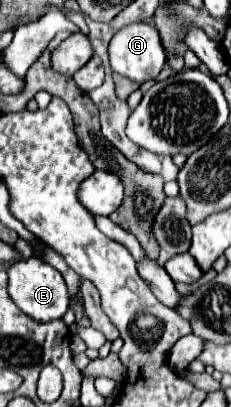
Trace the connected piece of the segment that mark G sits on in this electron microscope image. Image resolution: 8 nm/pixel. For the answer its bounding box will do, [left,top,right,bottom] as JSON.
[108,21,166,83]

